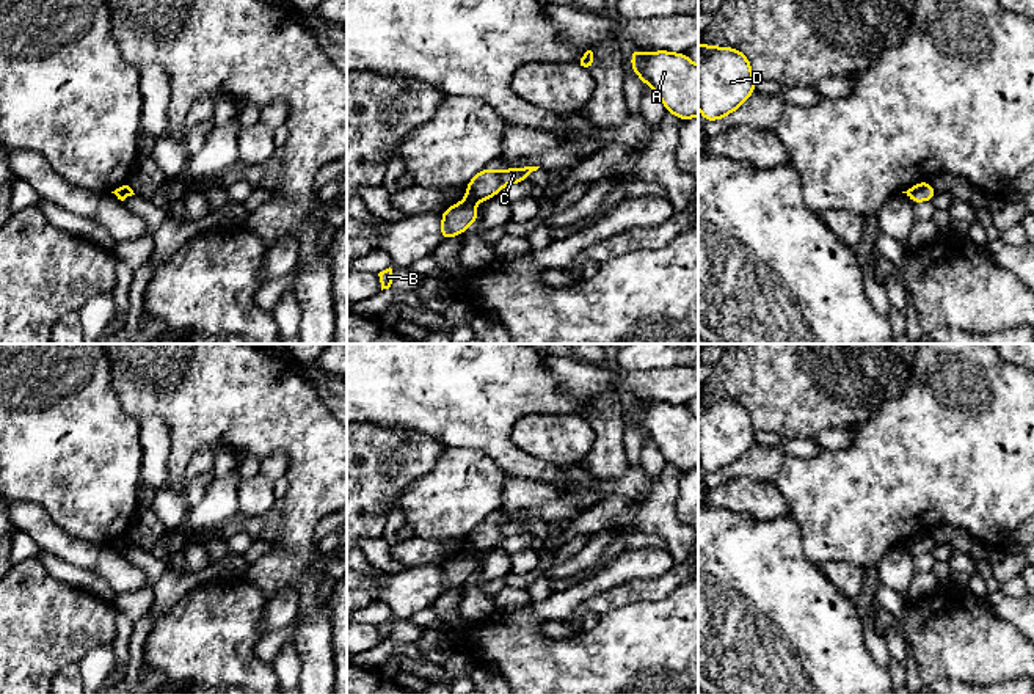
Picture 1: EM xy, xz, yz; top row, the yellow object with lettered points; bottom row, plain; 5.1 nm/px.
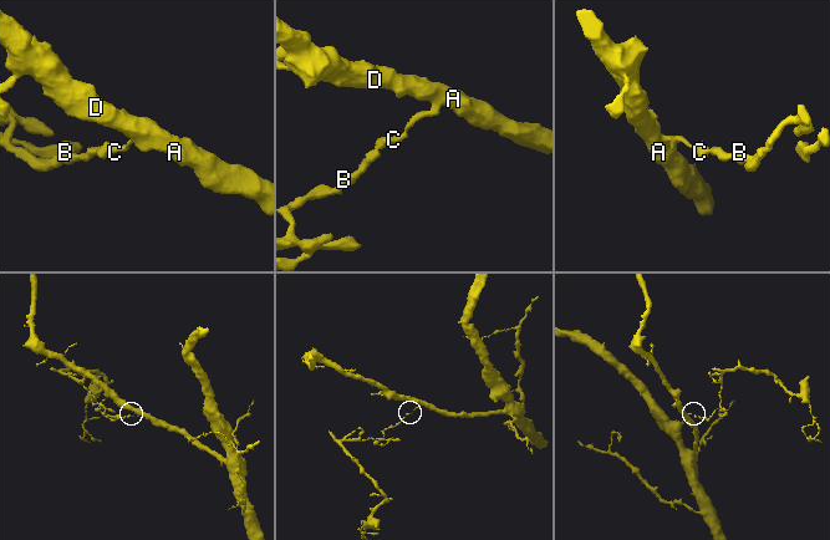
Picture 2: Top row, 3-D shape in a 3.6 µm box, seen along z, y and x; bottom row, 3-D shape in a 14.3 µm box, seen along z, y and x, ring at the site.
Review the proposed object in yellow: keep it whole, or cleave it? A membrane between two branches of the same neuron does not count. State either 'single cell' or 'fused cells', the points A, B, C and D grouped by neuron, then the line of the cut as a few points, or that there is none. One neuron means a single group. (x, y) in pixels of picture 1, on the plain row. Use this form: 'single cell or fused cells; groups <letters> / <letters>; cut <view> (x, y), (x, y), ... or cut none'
fused cells; groups A C D / B; cut xz (466, 551), (473, 555)

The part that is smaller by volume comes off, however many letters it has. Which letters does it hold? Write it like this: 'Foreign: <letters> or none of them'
Foreign: B

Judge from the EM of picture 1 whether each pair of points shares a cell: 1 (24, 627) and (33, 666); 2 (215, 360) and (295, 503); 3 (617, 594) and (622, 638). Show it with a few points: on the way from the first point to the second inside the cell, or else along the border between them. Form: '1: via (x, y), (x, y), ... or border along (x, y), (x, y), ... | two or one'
1: via (24, 636), (24, 657) | one
2: via (251, 396), (300, 445), (300, 467) | one
3: border along (655, 600), (629, 602), (600, 617) | two

